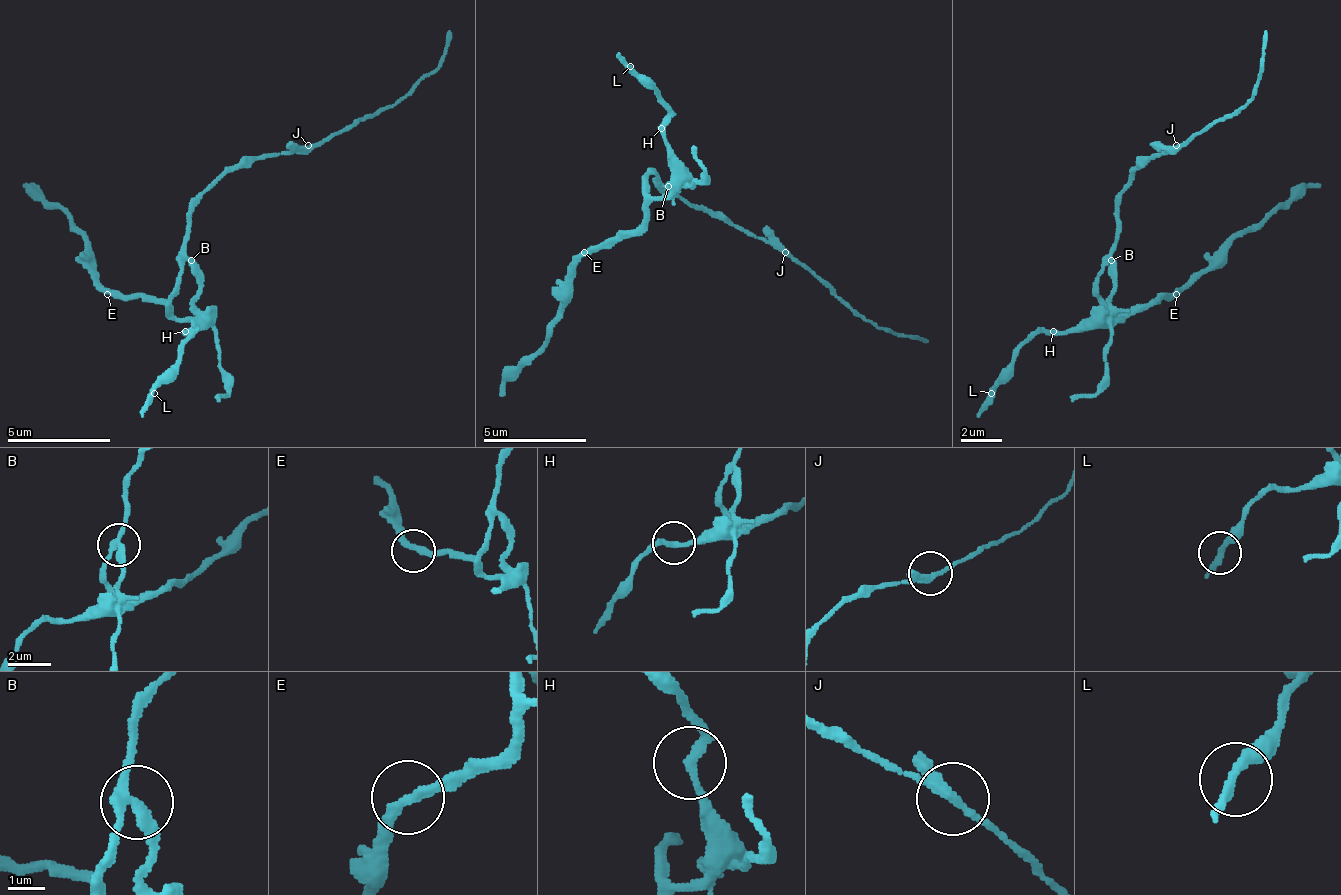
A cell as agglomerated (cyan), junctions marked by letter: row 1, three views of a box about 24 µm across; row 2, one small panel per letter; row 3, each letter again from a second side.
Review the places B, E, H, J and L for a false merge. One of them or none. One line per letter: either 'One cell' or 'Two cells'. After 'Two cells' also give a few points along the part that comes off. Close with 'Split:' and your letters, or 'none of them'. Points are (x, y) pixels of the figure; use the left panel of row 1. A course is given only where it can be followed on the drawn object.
B: Two cells. Course of the part to remove: (190, 258), (195, 310), (216, 336), (221, 382), (226, 393), (216, 398)
E: One cell
H: One cell
J: One cell
L: One cell
Split: B

